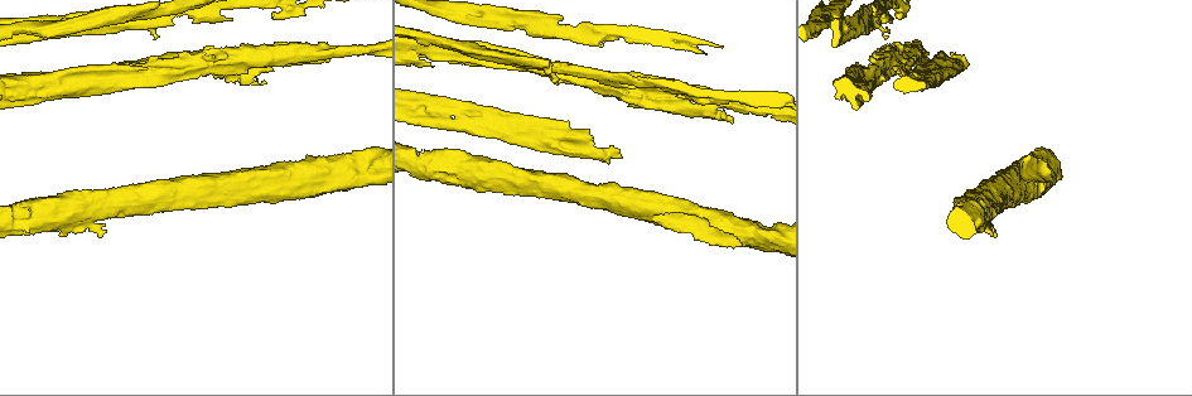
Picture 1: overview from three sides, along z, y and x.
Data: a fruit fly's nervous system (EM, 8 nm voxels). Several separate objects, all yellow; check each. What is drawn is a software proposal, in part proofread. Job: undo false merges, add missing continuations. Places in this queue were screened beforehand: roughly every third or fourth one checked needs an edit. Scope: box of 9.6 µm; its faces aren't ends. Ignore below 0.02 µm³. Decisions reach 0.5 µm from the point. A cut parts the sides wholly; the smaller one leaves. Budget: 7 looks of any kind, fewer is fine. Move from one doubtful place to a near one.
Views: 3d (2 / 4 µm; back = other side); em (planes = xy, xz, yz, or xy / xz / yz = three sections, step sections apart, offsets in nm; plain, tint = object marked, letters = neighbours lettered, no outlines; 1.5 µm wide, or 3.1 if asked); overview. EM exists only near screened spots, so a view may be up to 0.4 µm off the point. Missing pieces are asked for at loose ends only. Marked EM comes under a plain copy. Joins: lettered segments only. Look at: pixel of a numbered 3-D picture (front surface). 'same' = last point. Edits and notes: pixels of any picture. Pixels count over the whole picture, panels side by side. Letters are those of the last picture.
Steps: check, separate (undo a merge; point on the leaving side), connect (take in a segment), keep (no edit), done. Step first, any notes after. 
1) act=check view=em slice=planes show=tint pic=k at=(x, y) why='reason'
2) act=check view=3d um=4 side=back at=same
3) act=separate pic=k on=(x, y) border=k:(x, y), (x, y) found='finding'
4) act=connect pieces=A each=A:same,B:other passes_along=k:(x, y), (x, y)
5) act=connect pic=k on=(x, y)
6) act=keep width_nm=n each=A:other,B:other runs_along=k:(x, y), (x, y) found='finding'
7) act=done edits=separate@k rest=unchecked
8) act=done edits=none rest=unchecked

act=check view=3d um=4 pic=1 at=(83, 67) why='stops while still wide'

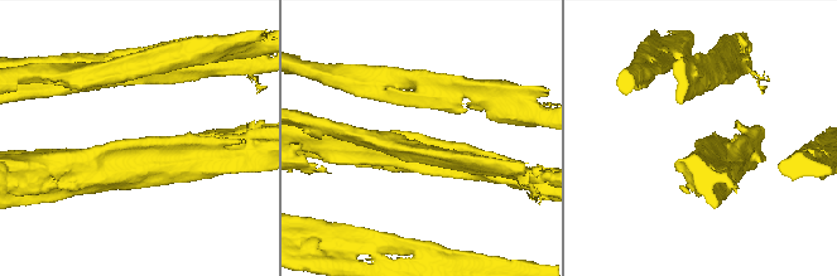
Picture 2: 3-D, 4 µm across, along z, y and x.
act=check view=em slice=xy step=4 show=tint pic=2 at=(144, 139)

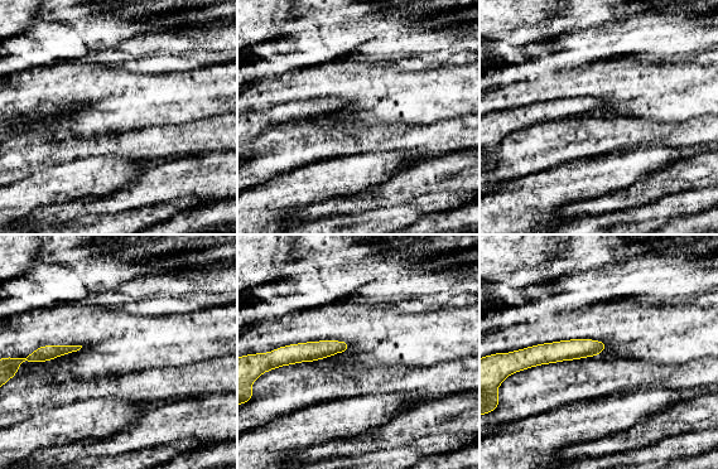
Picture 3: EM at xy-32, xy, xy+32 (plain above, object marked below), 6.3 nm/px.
act=check view=em slice=yz step=4 show=letters at=same why='cut it another way'

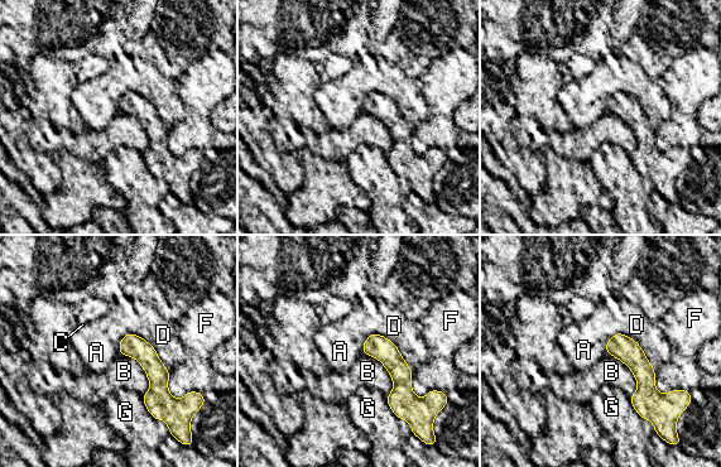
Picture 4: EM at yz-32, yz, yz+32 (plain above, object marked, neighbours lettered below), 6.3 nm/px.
act=keep each=A:other,B:other,C:other,D:other,F:other,G:other runs_along=4:(130, 336), (155, 370), (154, 407) found='no lettered segment goes on from it'

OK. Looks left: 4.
act=check view=3d um=4 pic=1 at=(454, 116) why='branch point'

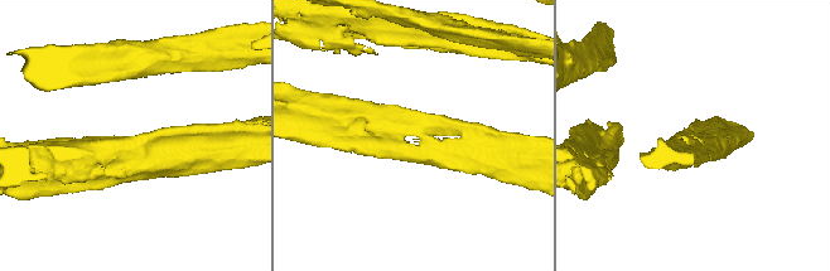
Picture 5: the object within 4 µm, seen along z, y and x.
act=check view=em slice=planes show=letters pic=5 at=(417, 134)

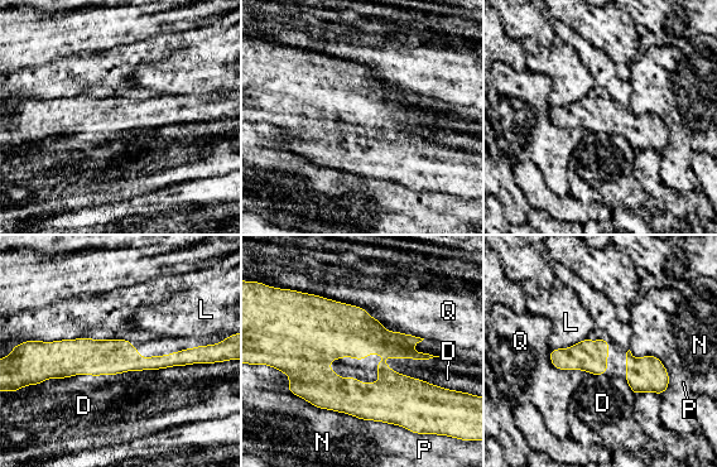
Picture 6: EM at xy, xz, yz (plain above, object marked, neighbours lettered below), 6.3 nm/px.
act=keep each=D:other,L:other,N:other,P:other,Q:other found='one cell here'

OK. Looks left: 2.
act=check view=em slice=planes show=letters pic=1 at=(100, 236) why='branch stops here'

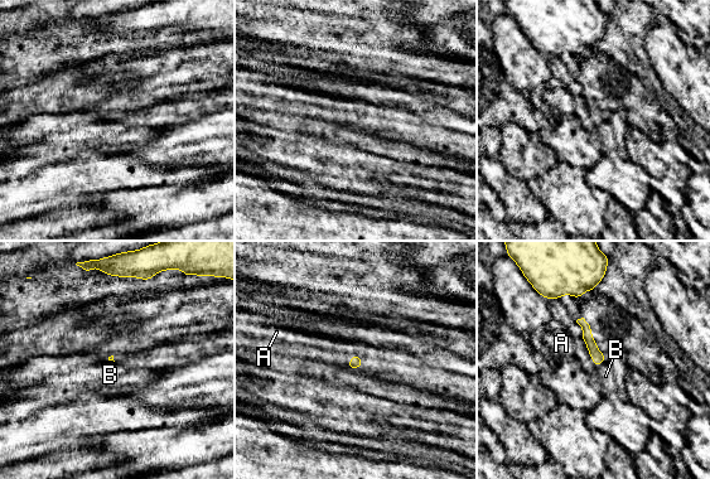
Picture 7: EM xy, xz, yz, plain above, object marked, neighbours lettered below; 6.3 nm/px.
act=keep longest_contact=A:220nm each=A:other,B:other found='no lettered segment goes on from it'

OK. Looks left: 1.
act=done edits=none rest=unchecked

